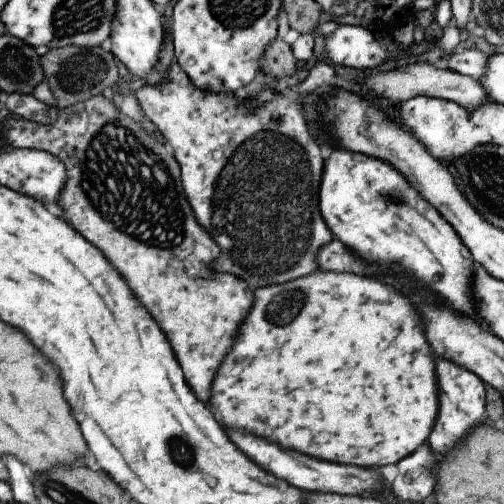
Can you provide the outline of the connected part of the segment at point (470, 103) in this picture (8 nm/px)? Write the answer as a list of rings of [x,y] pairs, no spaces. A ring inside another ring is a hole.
[[[423,60],[404,62],[401,67],[371,76],[364,80],[362,88],[366,88],[368,92],[376,94],[374,98],[386,98],[386,100],[390,100],[394,104],[404,102],[406,99],[411,99],[418,95],[426,95],[427,97],[448,99],[461,104],[467,110],[472,110],[474,107],[483,105],[491,100],[478,79],[455,73],[452,69],[434,68],[430,63]]]

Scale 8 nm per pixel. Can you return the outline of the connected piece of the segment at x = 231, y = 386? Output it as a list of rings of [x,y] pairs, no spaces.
[[[314,272],[310,276],[303,276],[286,284],[258,287],[253,293],[252,306],[241,322],[230,350],[222,359],[222,364],[219,364],[216,378],[212,382],[212,390],[210,390],[212,412],[216,414],[216,408],[218,408],[222,424],[226,428],[254,434],[254,436],[258,434],[260,438],[266,438],[268,442],[278,444],[280,448],[296,450],[300,454],[308,454],[318,460],[338,462],[338,464],[356,464],[362,468],[396,464],[398,460],[402,460],[404,456],[414,452],[422,442],[428,440],[432,424],[438,414],[438,386],[434,380],[434,360],[432,360],[430,344],[422,332],[418,312],[414,310],[414,306],[410,304],[406,296],[402,296],[392,286],[386,286],[380,280],[374,280],[368,276],[354,276],[354,274],[334,274],[334,272]]]

